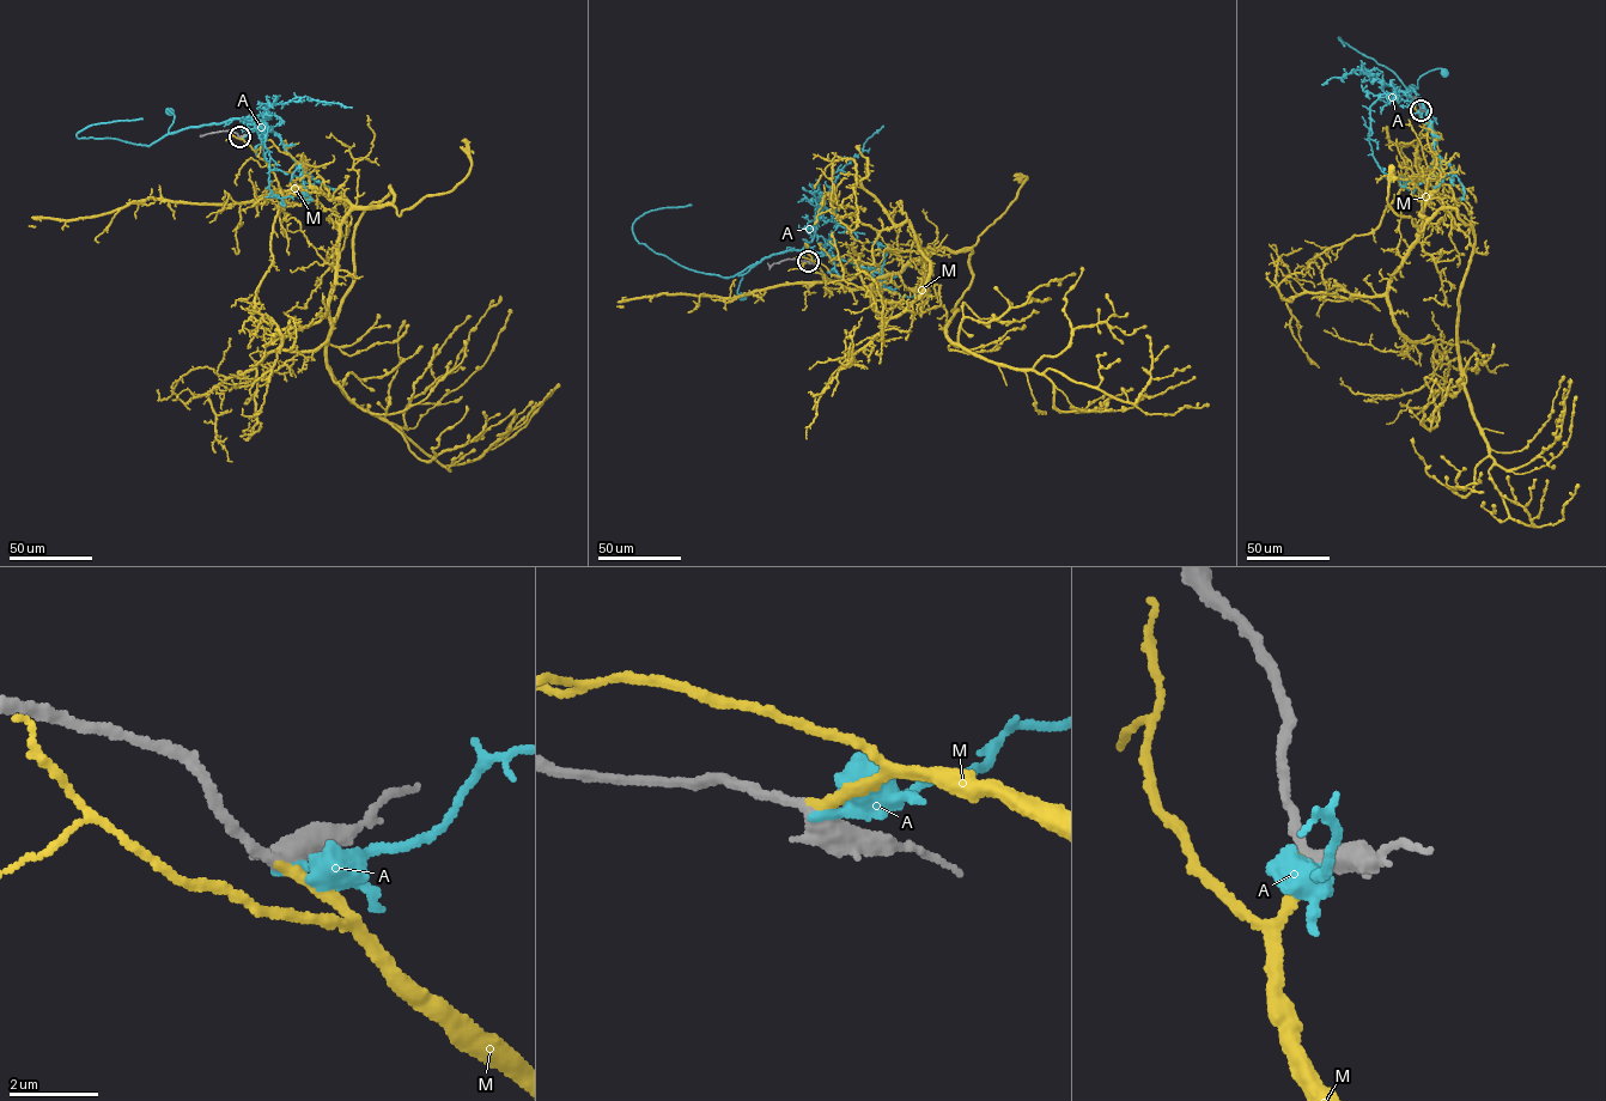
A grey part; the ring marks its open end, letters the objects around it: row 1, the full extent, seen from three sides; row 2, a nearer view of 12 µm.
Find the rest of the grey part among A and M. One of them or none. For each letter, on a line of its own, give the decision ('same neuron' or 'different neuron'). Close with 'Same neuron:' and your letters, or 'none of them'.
A: different neuron
M: same neuron
Same neuron: M

